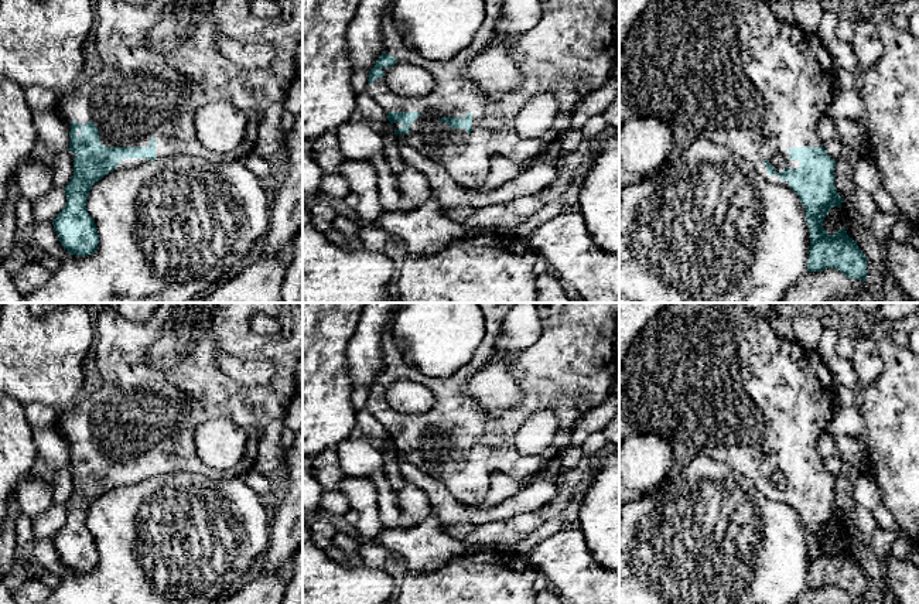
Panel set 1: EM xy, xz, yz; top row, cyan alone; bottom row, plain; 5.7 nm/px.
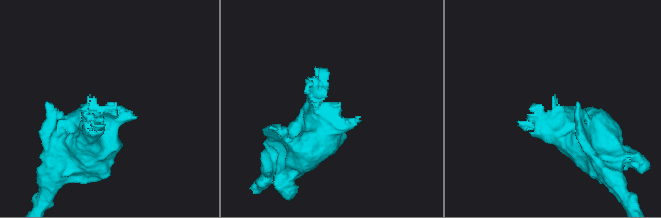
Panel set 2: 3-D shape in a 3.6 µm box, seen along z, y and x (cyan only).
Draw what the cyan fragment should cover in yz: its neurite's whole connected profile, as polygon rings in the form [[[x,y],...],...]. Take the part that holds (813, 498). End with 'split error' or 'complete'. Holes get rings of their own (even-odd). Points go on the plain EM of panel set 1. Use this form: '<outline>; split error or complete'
[[[672,303],[656,314],[633,339],[619,368],[619,446],[632,436],[657,436],[666,440],[673,451],[674,467],[683,467],[698,455],[710,457],[718,463],[747,475],[763,496],[782,501],[793,506],[806,528],[806,538],[810,547],[810,566],[807,588],[821,588],[823,586],[837,586],[850,596],[867,598],[867,574],[857,559],[847,552],[845,545],[829,552],[823,545],[823,538],[833,523],[841,526],[841,515],[834,502],[836,477],[831,475],[823,464],[816,446],[819,437],[826,431],[830,417],[834,413],[836,388],[833,376],[817,349],[806,349],[796,341],[780,339],[771,328],[769,320],[751,313],[744,303]],[[779,471],[786,478],[783,489],[778,489],[771,477]]]; split error

